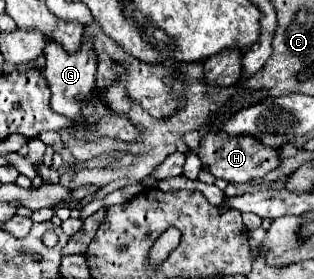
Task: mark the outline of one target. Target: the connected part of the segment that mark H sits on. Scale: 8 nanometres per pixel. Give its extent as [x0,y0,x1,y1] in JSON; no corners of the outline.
[202,131,280,183]

